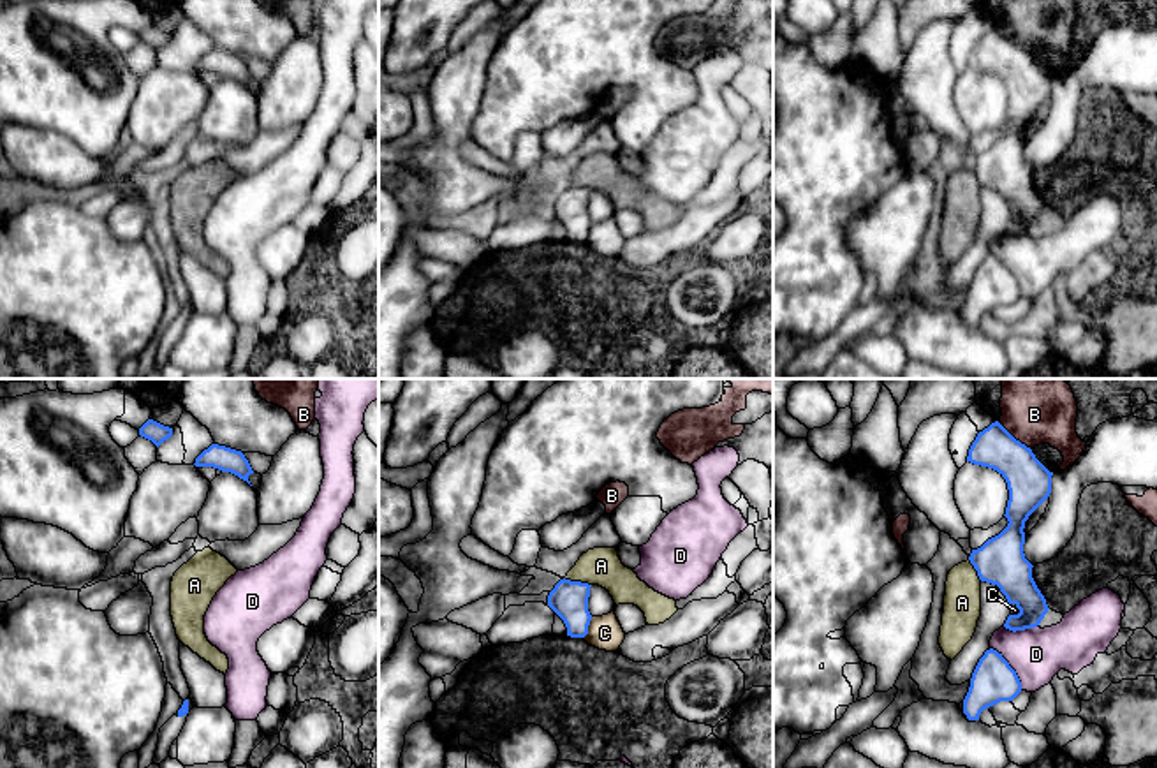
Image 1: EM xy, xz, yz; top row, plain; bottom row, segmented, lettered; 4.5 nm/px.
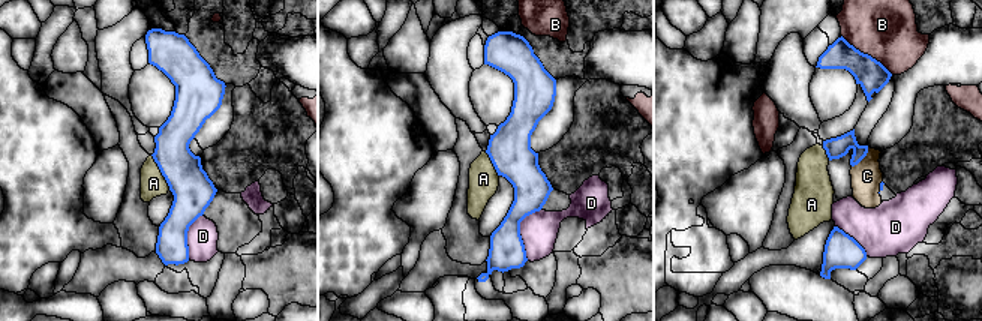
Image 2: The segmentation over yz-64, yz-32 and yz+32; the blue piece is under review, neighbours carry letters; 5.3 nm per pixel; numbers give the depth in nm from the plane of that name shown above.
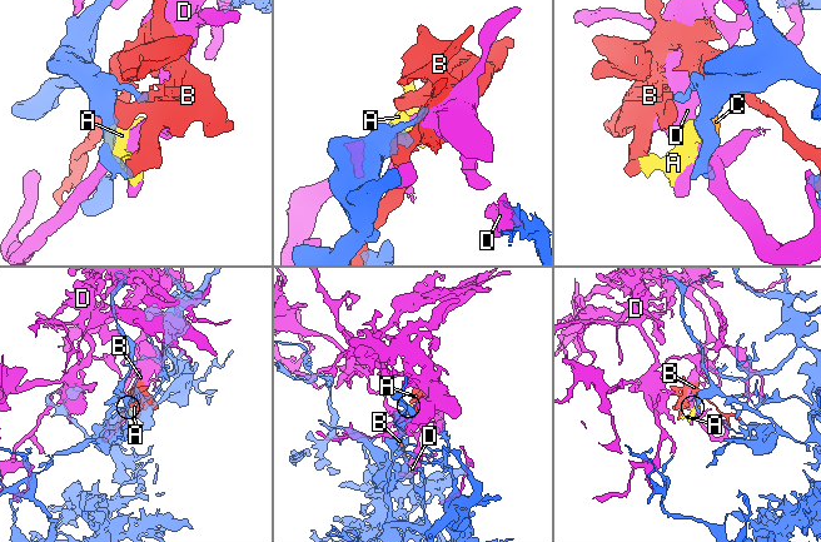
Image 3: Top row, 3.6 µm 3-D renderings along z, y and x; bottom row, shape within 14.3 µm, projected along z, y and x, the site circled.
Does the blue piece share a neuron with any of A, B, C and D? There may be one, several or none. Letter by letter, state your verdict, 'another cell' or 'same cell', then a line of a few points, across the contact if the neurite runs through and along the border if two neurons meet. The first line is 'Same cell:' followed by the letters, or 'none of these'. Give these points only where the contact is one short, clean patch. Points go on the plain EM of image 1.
Same cell: none of these
A: another cell; line xz (564, 184), (590, 191)
B: another cell; line yz (997, 27), (1031, 55)
C: another cell; line xz (592, 222), (583, 242)
D: another cell

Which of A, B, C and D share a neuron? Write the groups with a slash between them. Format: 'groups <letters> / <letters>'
groups A B / C / D

